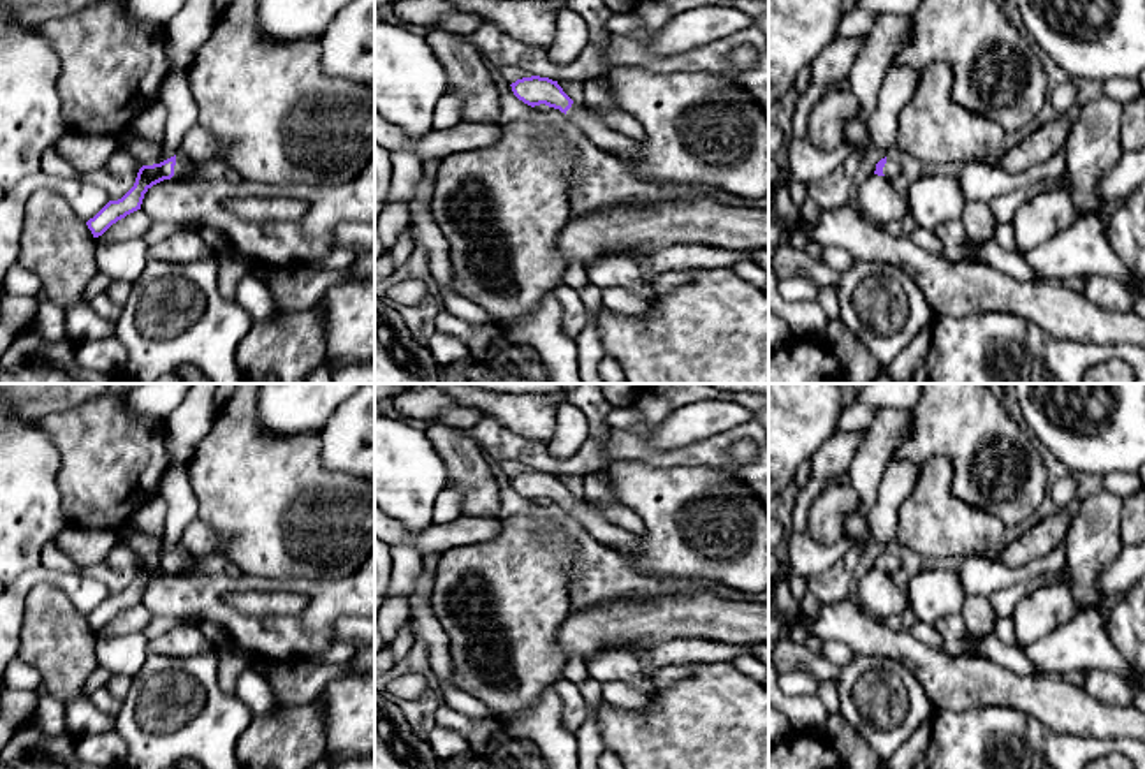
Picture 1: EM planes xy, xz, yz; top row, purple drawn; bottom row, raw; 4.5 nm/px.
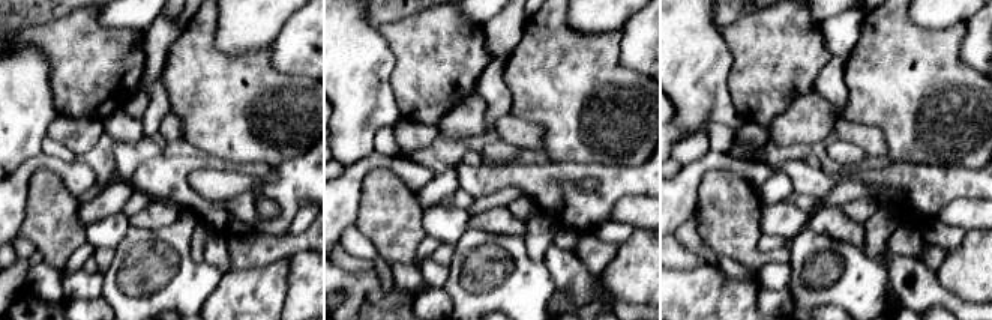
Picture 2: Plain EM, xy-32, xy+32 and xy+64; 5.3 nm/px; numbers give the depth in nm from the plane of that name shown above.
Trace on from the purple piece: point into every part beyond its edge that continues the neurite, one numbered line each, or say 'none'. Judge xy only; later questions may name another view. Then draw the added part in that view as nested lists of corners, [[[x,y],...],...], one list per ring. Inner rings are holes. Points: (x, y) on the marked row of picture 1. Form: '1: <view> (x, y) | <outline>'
1: xy (183, 168) | [[[176,155],[174,176],[171,179],[197,176],[197,164]]]

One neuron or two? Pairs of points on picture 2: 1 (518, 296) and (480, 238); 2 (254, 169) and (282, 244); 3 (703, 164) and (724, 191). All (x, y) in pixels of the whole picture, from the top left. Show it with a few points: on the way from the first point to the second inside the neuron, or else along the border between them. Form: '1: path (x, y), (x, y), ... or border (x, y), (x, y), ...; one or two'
1: path (520, 277), (520, 256), (500, 239); one
2: border (246, 232), (276, 236), (287, 235); two
3: border (742, 176), (710, 169), (701, 179), (697, 203); two

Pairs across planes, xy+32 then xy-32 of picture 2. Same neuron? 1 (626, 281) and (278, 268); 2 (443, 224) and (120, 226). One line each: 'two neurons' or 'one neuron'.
1: two neurons
2: one neuron

